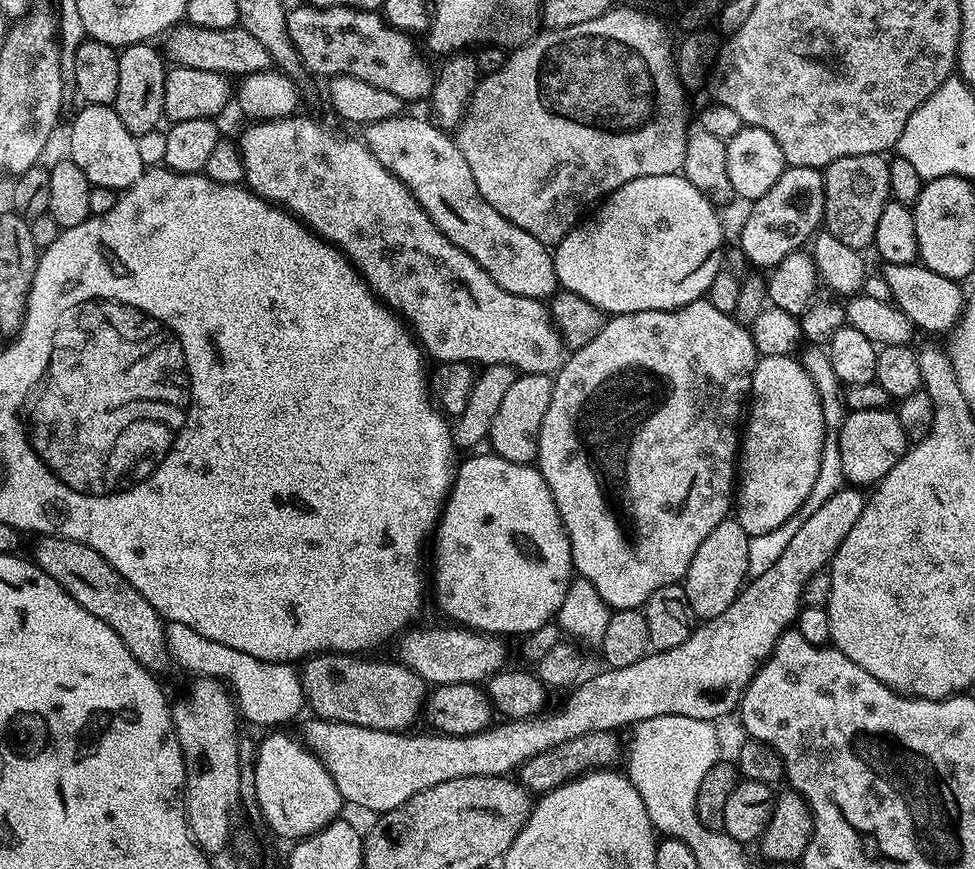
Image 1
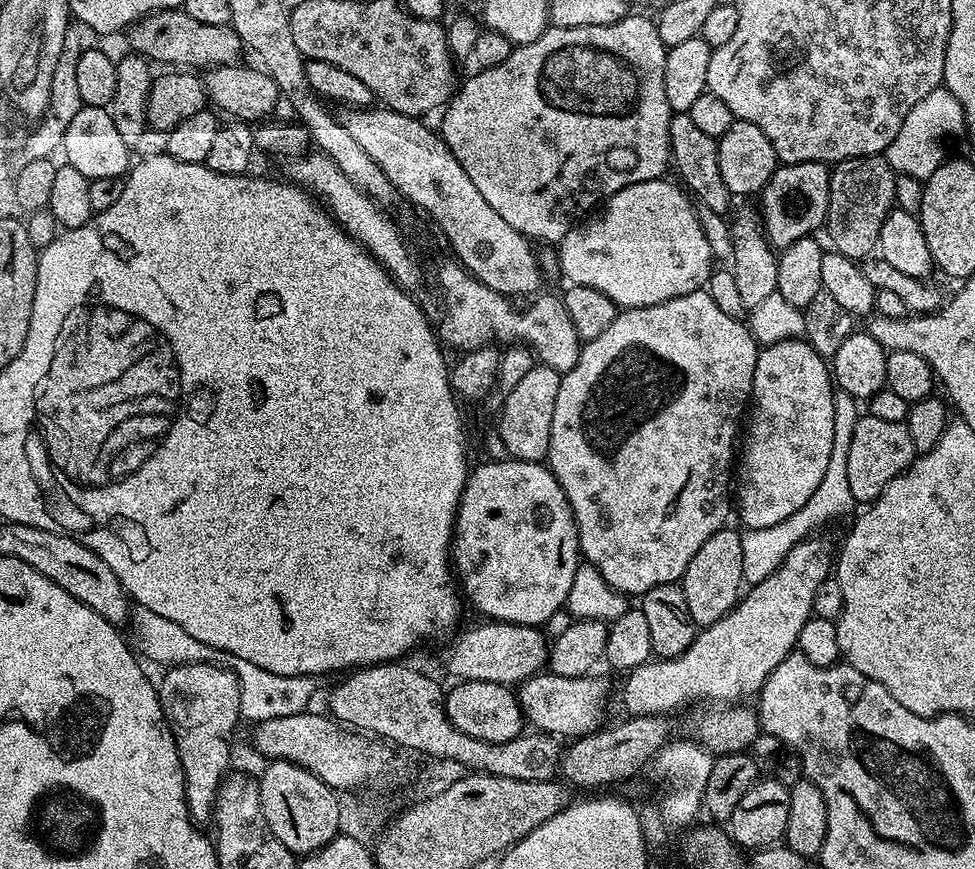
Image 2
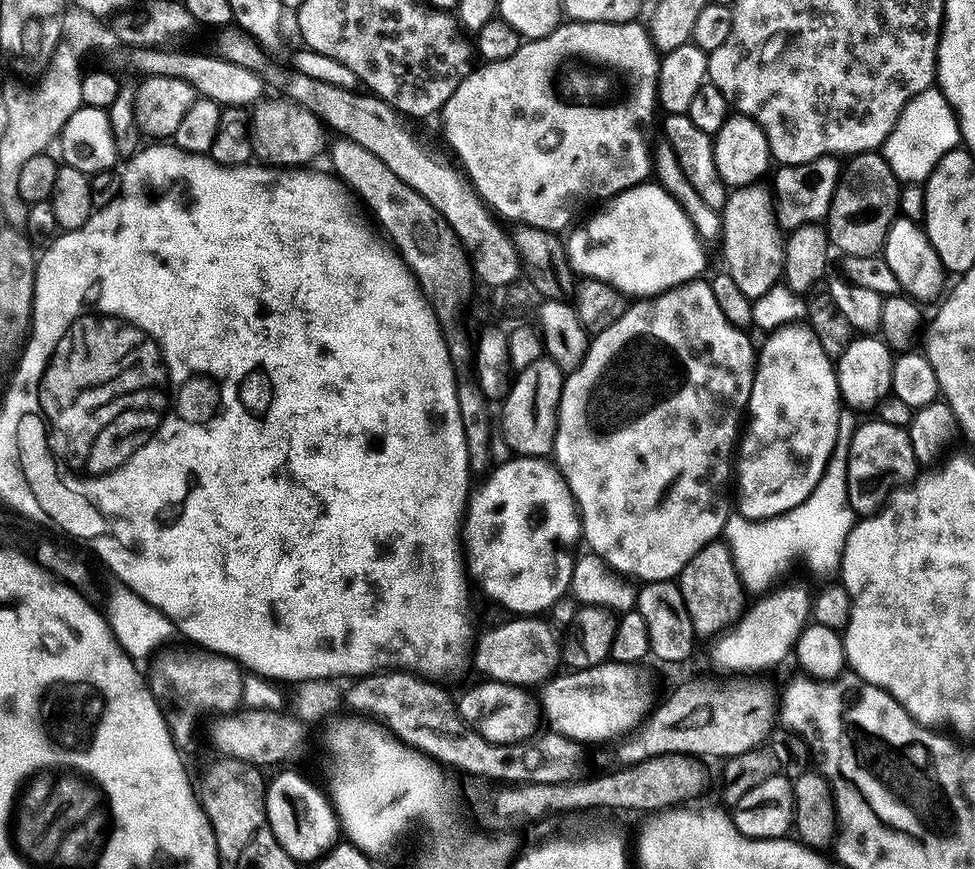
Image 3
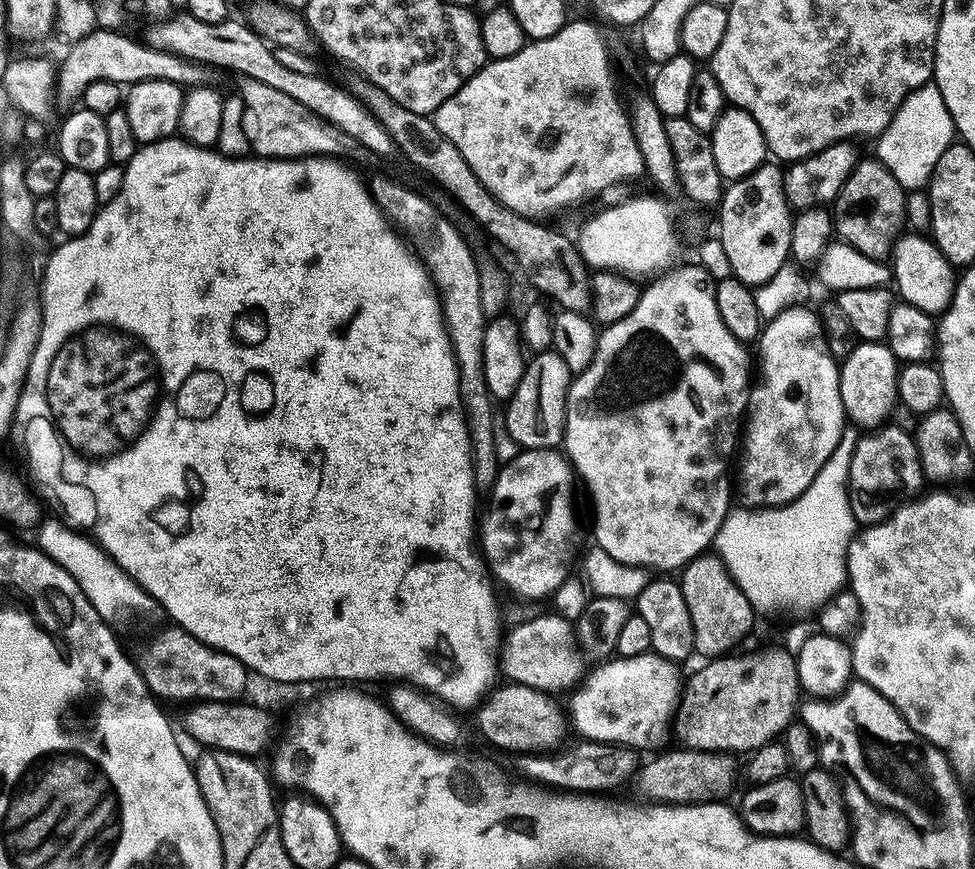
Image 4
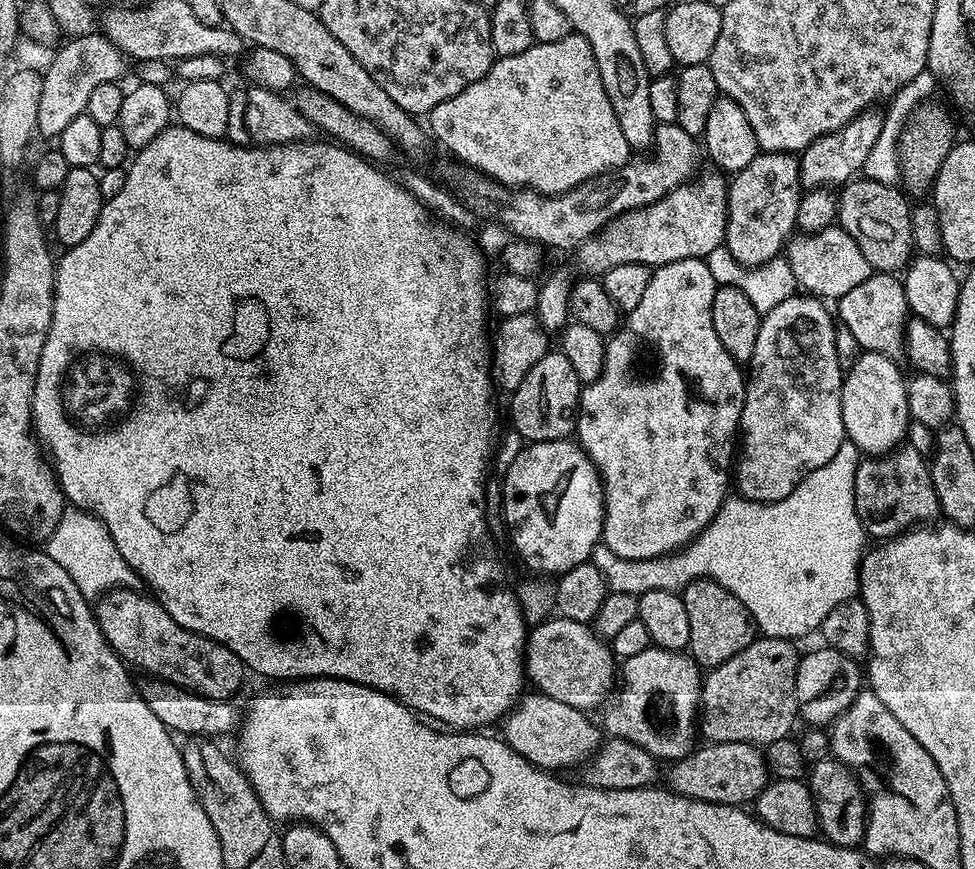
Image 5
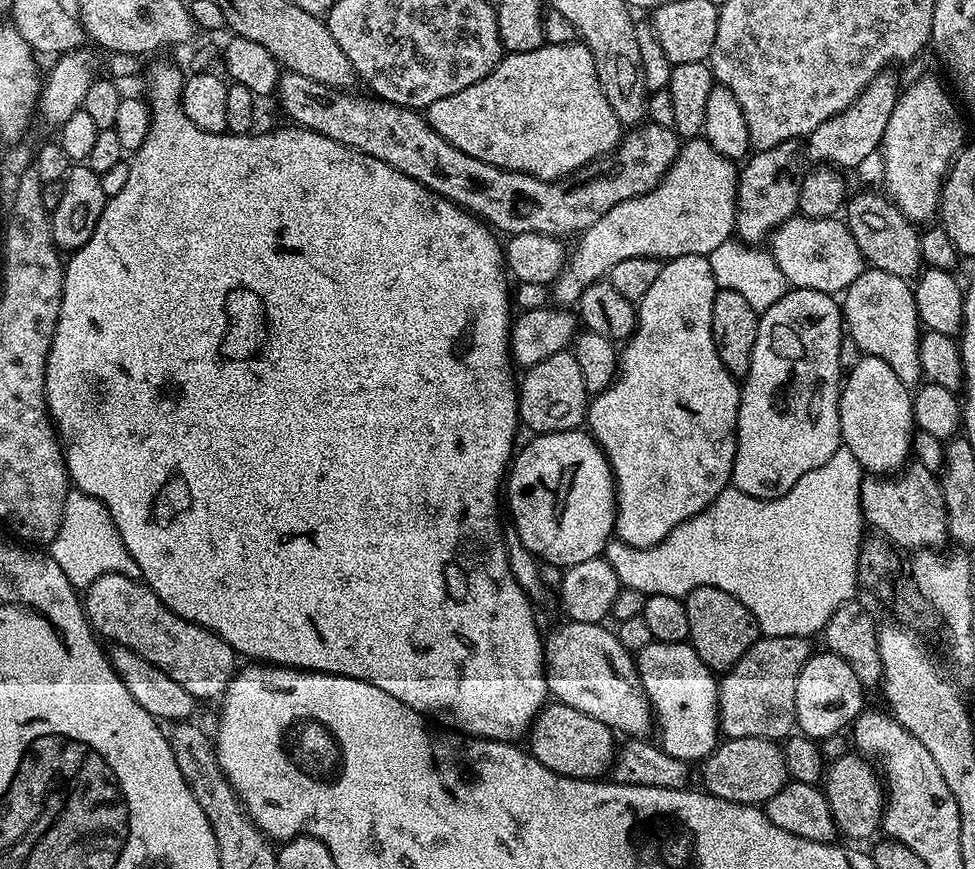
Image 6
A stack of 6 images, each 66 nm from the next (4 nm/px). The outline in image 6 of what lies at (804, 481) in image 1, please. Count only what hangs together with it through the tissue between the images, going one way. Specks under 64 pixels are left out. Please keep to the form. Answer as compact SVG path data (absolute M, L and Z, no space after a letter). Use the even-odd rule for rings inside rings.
M792 288L760 316L750 370L740 389L740 409L736 419L736 461L731 483L738 490L759 500L777 500L790 491L802 474L810 474L810 470L825 464L842 447L842 369L838 350L845 339L841 301L827 292Z

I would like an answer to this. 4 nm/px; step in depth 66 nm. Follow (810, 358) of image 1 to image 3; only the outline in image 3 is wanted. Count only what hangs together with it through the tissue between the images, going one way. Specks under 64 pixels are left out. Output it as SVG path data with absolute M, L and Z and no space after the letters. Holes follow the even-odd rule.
M842 422L838 438L824 467L824 476L814 486L810 498L794 510L765 520L748 520L739 514L729 515L722 533L729 555L736 567L736 575L749 593L764 594L795 560L805 560L812 568L828 572L839 569L844 543L854 523L854 513L848 504L848 451L852 445L853 425Z

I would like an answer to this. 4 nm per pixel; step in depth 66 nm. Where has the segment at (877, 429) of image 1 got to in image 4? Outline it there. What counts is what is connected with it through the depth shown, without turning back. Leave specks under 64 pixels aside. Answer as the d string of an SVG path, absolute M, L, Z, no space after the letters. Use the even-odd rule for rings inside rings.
M884 426L875 434L864 434L857 439L854 458L850 458L848 479L848 501L857 525L871 526L885 519L886 511L882 505L876 504L883 496L896 496L899 492L919 493L919 488L925 484L920 451L916 449L913 433L895 426Z

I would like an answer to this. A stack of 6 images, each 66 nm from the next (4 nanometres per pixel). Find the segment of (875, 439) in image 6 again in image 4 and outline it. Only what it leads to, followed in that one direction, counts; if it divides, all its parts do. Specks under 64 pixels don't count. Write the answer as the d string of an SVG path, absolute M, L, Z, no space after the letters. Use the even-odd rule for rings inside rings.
M860 342L850 354L850 358L846 358L839 365L839 369L840 393L844 403L845 417L861 429L863 429L862 427L864 430L879 429L893 415L893 408L898 403L896 395L898 361L896 355L888 349L887 343Z

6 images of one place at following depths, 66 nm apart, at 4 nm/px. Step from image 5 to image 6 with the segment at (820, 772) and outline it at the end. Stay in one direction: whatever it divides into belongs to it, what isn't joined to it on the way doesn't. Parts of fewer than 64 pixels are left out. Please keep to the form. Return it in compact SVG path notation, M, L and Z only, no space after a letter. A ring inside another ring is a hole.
M847 754L831 761L824 770L822 791L828 800L837 833L841 837L849 836L852 840L871 841L871 836L882 828L886 792L877 769L873 765L872 769L864 760L867 759L863 755Z

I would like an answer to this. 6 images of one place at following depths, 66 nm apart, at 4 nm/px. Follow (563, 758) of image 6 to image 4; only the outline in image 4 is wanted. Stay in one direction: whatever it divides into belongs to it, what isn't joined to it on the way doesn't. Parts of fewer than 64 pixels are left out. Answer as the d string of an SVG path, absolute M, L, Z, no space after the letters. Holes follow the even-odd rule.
M505 683L497 687L479 705L475 713L476 724L480 732L502 751L516 752L515 754L548 754L559 749L564 739L570 733L570 720L564 712L555 704L553 697L546 692L539 692L525 684Z

